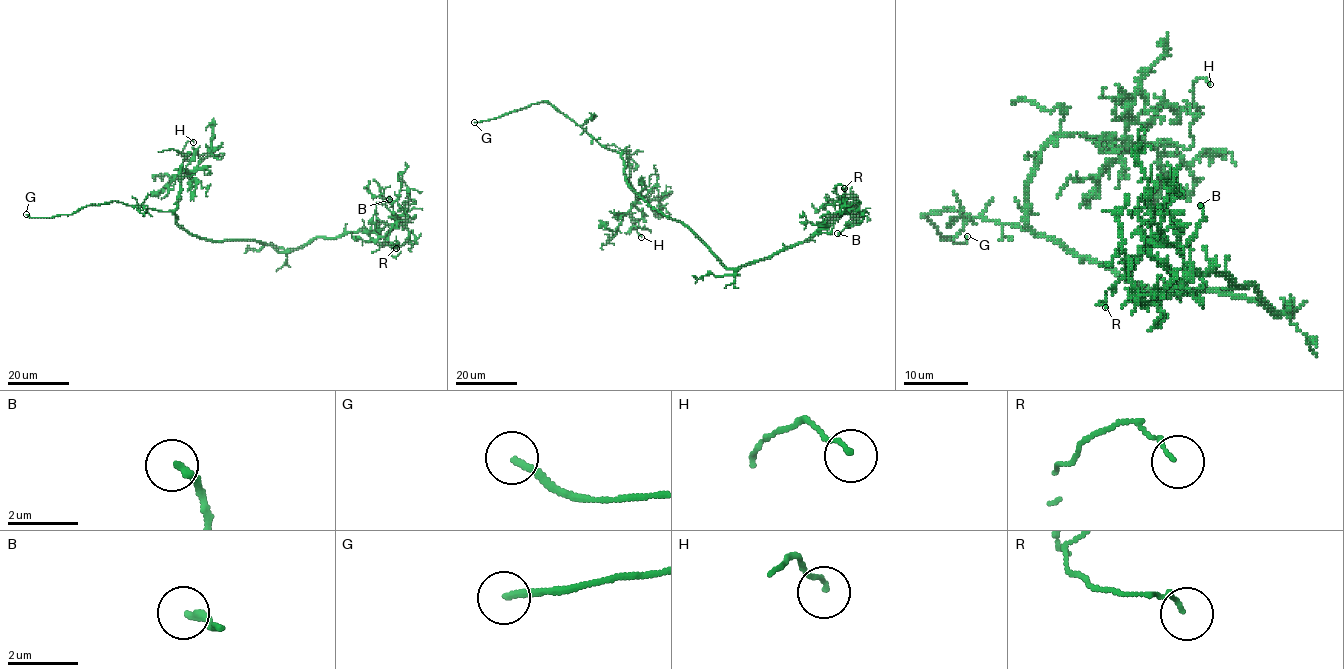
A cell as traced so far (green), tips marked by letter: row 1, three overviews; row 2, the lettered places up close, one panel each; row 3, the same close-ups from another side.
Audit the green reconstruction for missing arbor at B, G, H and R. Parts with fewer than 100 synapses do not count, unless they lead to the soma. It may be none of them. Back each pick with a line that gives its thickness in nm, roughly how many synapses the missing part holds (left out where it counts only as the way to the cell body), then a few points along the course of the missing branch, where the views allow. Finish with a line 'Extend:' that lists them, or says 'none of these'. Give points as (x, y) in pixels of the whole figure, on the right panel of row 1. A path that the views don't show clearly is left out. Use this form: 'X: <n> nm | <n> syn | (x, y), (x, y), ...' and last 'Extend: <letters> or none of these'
G: 200 nm | (967, 236), (972, 220), (982, 208), (992, 212), (996, 207)
Extend: G

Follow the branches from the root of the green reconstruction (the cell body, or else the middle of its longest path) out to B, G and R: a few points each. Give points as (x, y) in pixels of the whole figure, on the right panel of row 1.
B: (1188, 291), (1275, 315), (1254, 286), (1183, 283), (1152, 255), (1149, 242), (1188, 246), (1200, 205)
G: (1188, 291), (1155, 292), (1128, 283), (1019, 226), (951, 208), (924, 216), (941, 237), (964, 244), (967, 236)
R: (1188, 291), (1256, 297), (1275, 315), (1254, 286), (1220, 273), (1144, 302), (1128, 258), (1105, 307)

